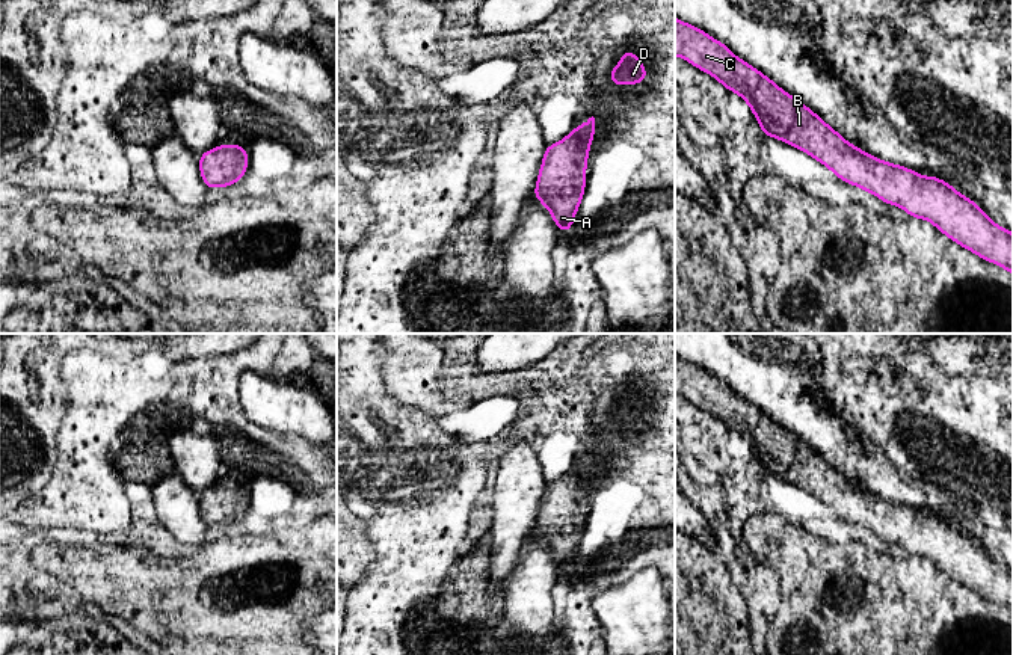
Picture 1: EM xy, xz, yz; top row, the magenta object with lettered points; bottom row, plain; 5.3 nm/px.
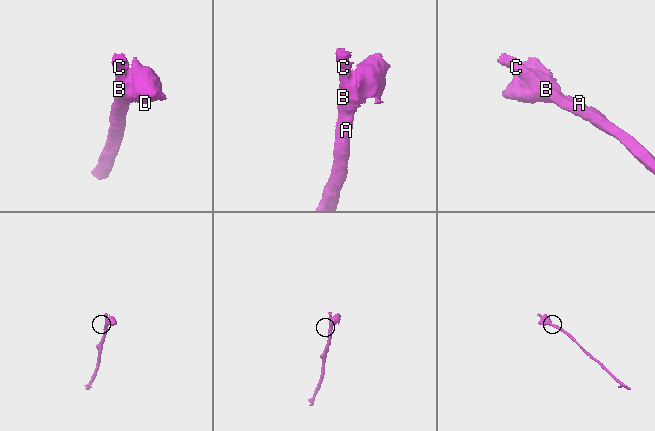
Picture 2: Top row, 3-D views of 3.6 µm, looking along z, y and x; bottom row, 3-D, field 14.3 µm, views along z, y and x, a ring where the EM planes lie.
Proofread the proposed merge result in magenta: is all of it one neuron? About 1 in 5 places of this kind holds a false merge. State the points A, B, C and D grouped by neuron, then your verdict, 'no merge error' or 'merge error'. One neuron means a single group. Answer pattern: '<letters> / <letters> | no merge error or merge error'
A B C D | no merge error

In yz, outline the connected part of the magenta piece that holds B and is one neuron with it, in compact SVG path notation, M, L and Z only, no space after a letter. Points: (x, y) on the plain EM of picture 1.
M676 355L675 394L685 397L693 404L708 411L729 430L737 430L752 445L752 453L758 456L764 474L777 475L779 478L805 489L829 506L839 518L871 530L889 543L901 545L912 555L927 557L942 572L962 586L977 592L989 601L1002 604L1013 613L1013 572L993 561L972 537L960 533L948 521L938 515L922 515L904 504L883 500L861 489L856 483L847 481L844 474L838 472L809 445L782 429L762 411L738 397L723 380L714 379L711 373L691 362L682 361Z

